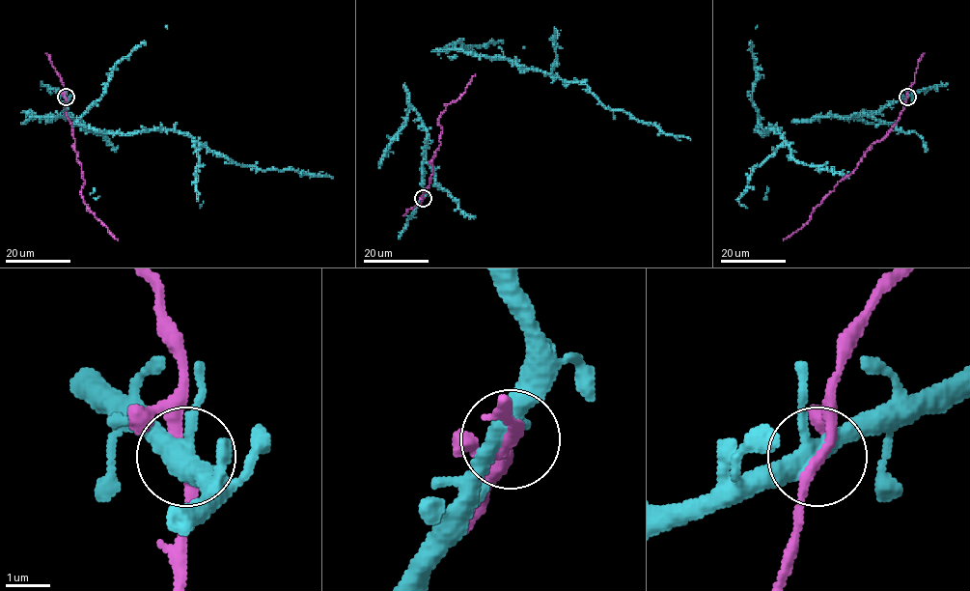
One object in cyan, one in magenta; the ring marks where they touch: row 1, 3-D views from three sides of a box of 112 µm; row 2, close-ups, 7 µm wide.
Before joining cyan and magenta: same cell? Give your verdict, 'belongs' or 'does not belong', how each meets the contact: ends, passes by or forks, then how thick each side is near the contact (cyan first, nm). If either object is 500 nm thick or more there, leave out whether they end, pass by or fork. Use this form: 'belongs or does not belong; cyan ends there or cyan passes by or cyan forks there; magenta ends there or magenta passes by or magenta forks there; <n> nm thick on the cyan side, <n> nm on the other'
belongs; cyan forks there; magenta passes by; 360 nm thick on the cyan side, 260 nm on the other

